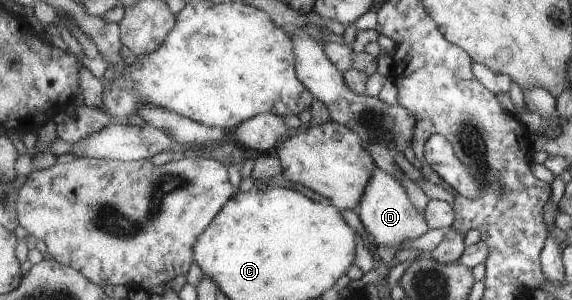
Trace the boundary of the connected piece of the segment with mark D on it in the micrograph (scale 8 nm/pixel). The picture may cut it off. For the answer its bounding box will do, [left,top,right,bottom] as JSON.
[354,166,429,253]

